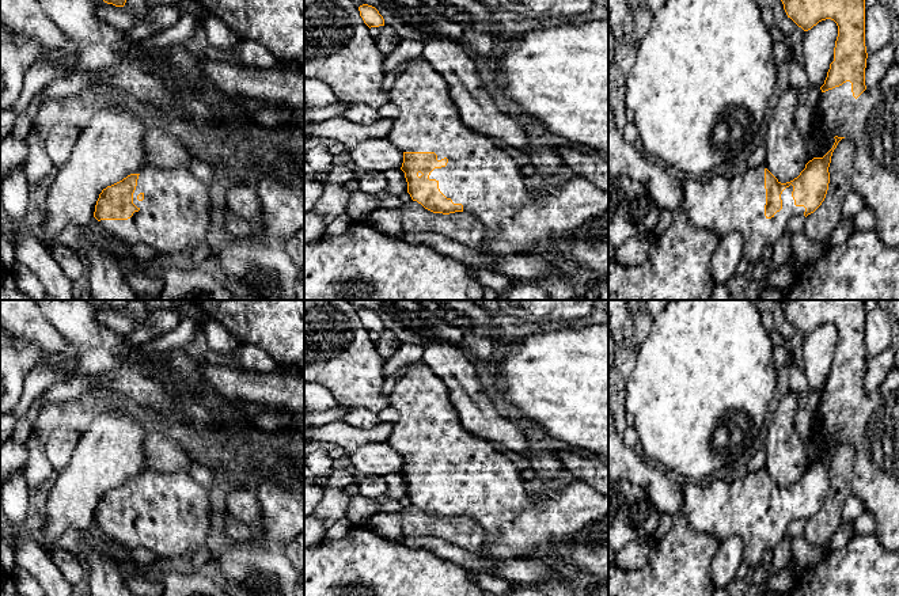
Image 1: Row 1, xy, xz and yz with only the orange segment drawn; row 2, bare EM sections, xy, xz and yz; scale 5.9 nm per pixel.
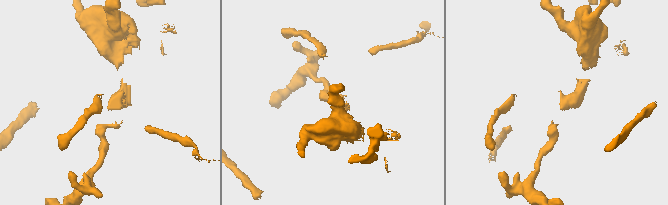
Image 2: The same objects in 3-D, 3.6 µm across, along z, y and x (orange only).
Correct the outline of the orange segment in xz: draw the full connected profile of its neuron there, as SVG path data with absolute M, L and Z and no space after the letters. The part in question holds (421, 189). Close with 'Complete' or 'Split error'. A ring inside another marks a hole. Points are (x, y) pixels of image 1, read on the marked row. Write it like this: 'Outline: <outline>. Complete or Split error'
Outline: M422 56L402 64L390 102L398 107L388 140L403 152L401 170L413 201L433 213L469 212L483 225L485 242L481 253L496 261L508 255L540 254L595 270L608 277L608 191L576 175L564 185L543 191L530 191L520 167L512 156L498 148L493 138L469 129L459 118L447 81Z. Split error

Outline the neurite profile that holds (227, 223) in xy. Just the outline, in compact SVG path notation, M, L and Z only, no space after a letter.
M228 208L215 219L215 229L219 235L238 239L250 239L257 231L253 223L234 215Z

